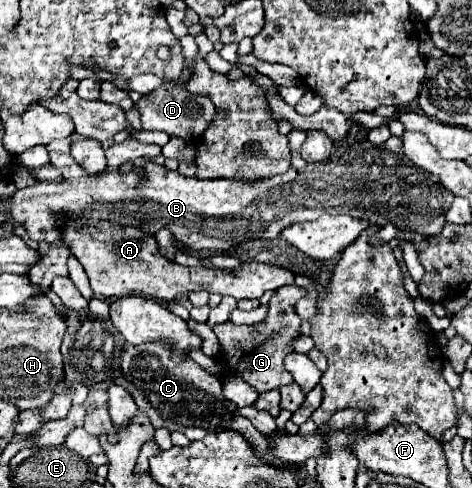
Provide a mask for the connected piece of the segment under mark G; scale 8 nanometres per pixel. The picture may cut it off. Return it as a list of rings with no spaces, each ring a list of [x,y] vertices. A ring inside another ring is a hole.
[[[295,285],[279,287],[271,297],[269,313],[263,323],[253,325],[253,327],[239,327],[239,325],[233,325],[231,321],[215,325],[215,335],[217,335],[219,343],[223,343],[223,359],[219,359],[219,361],[223,361],[225,375],[239,375],[249,385],[253,385],[259,393],[279,389],[279,387],[293,383],[291,375],[283,367],[283,359],[287,353],[293,351],[289,347],[289,343],[295,337],[299,337],[301,317],[295,313],[293,305],[303,295],[305,295],[305,289],[301,289],[301,287],[295,287]]]

